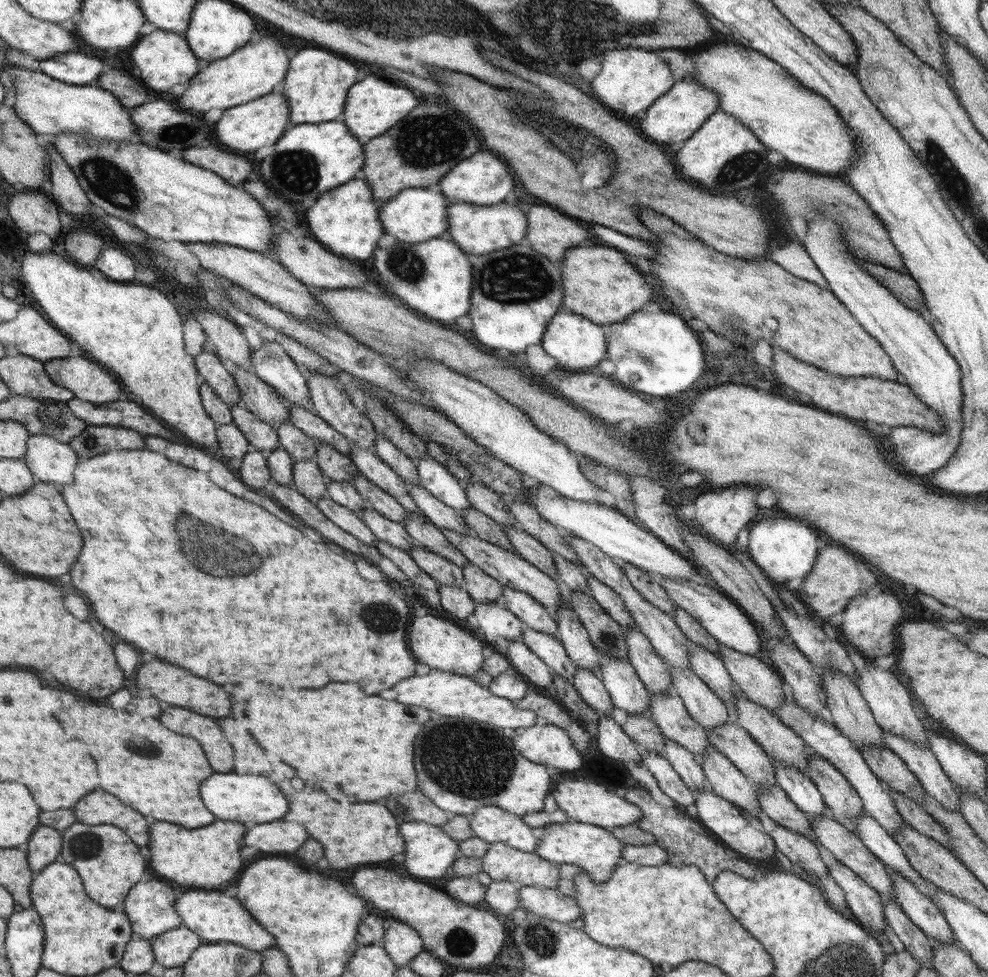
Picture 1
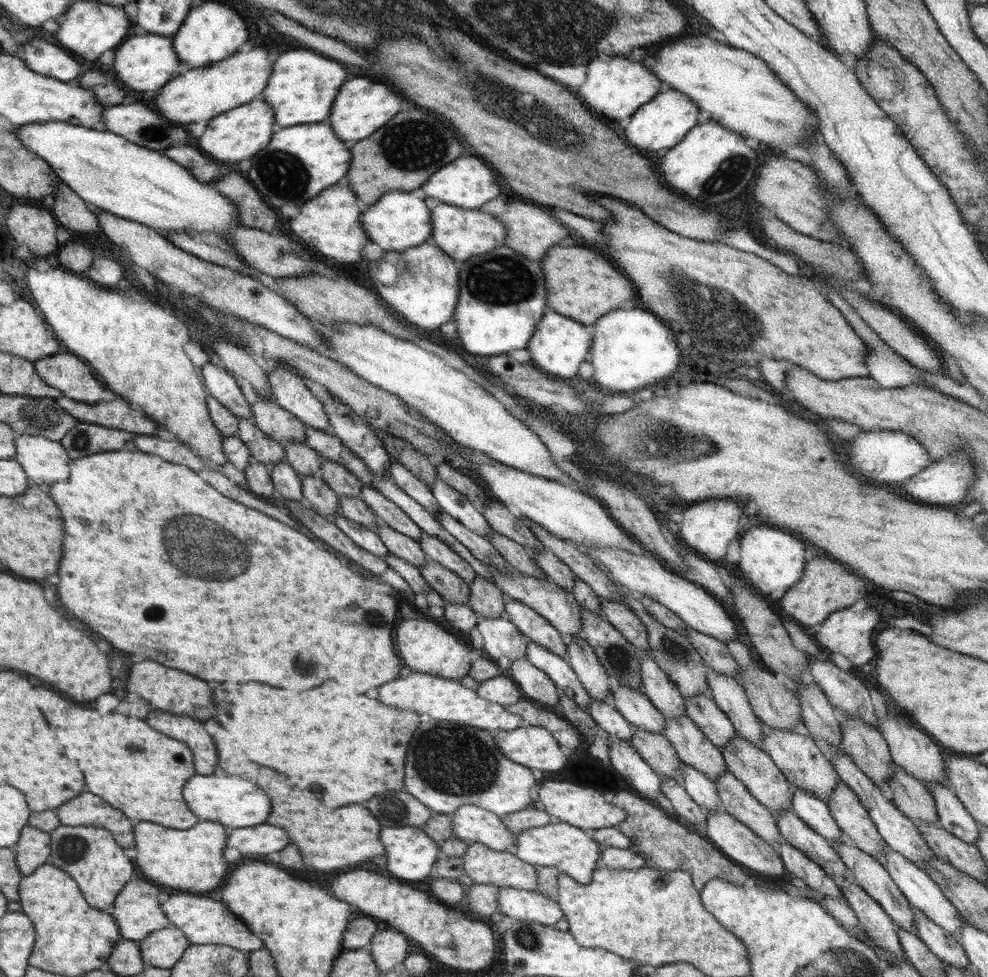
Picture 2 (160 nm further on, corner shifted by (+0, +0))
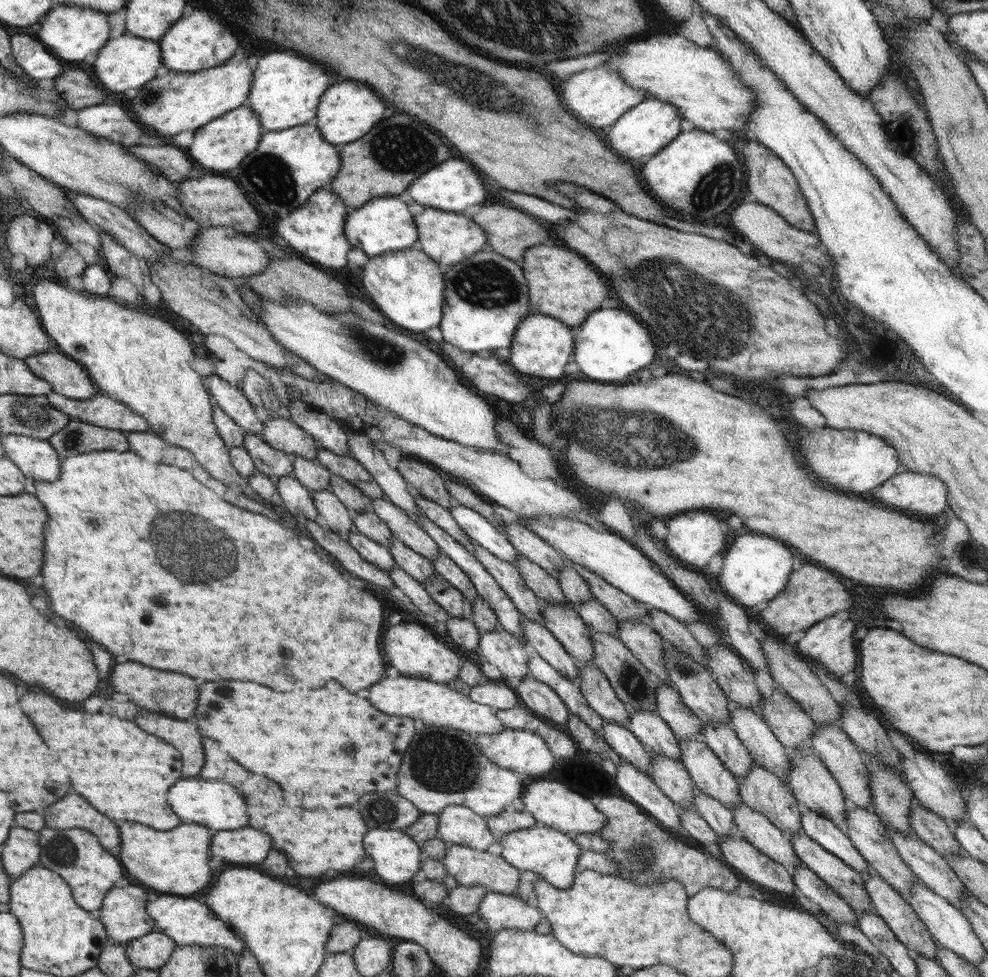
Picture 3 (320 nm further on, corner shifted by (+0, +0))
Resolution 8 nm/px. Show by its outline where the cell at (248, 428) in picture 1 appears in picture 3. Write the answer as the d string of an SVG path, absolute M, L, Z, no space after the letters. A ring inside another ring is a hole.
M246 432L243 447L251 454L255 467L264 473L274 484L282 476L292 476L294 473L294 460L292 456L279 449L272 448L262 436Z

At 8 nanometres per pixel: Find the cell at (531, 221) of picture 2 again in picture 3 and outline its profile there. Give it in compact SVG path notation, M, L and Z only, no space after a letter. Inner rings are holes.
M490 204L490 206L480 206L472 211L472 220L474 220L488 234L487 245L494 248L494 252L509 260L520 260L526 248L538 246L544 240L550 238L548 230L540 226L540 220L534 220L532 216L526 216L514 208L506 208L502 204Z

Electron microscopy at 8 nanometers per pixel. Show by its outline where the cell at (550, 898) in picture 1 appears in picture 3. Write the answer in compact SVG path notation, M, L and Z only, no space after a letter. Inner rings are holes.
M490 891L480 901L477 913L488 924L487 930L493 934L506 928L532 930L544 918L537 905L530 906L514 894Z

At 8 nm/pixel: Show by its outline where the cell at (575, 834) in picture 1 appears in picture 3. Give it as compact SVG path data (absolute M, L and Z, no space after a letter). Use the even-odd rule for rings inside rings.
M534 825L505 834L500 842L504 845L500 856L520 871L535 872L540 879L560 889L572 886L577 870L577 860L582 850L574 843L573 834L564 834L547 826Z

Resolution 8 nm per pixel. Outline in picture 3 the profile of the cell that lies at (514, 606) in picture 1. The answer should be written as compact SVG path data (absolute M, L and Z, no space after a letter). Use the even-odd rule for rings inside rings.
M521 615L521 625L523 634L526 636L526 643L531 644L538 652L538 656L543 658L552 668L558 670L568 680L576 682L579 676L577 661L570 656L559 640L543 625L534 622Z

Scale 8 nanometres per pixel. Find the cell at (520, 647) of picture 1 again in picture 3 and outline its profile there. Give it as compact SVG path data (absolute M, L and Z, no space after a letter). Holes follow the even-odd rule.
M527 675L519 682L515 693L521 705L528 708L534 715L564 729L571 713L552 687Z

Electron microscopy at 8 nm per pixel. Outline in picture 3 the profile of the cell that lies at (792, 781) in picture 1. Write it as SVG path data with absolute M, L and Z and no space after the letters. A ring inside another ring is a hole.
M811 810L801 814L803 833L822 848L839 858L842 862L859 872L861 876L869 874L869 863L855 848L851 840L831 820Z

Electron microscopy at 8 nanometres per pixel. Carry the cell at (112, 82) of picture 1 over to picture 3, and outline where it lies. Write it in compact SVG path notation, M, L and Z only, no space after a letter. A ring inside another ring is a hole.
M83 69L66 70L54 79L53 89L67 102L67 108L77 111L96 106L104 100L104 90L94 77Z

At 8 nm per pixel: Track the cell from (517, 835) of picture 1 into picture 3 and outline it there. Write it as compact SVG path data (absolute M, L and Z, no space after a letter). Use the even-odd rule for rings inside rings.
M464 805L448 806L437 815L437 838L446 844L486 851L498 842L487 827L487 817Z

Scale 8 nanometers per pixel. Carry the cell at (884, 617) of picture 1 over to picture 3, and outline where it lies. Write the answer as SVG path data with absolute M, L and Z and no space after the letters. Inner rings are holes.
M829 616L813 624L795 645L806 661L816 661L833 678L856 668L856 640L852 638L854 622Z

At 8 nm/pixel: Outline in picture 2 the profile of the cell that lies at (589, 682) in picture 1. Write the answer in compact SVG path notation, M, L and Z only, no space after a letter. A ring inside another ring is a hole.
M593 700L592 705L588 707L588 715L608 733L611 739L620 739L620 741L630 743L634 728L606 701Z

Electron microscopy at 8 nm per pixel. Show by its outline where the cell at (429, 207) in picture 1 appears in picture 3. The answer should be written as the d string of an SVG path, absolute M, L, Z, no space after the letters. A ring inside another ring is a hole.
M396 195L371 198L362 208L352 208L352 212L348 212L348 244L352 245L352 249L360 248L366 256L378 257L393 251L410 249L419 240L415 217L408 211L406 202L394 196Z

